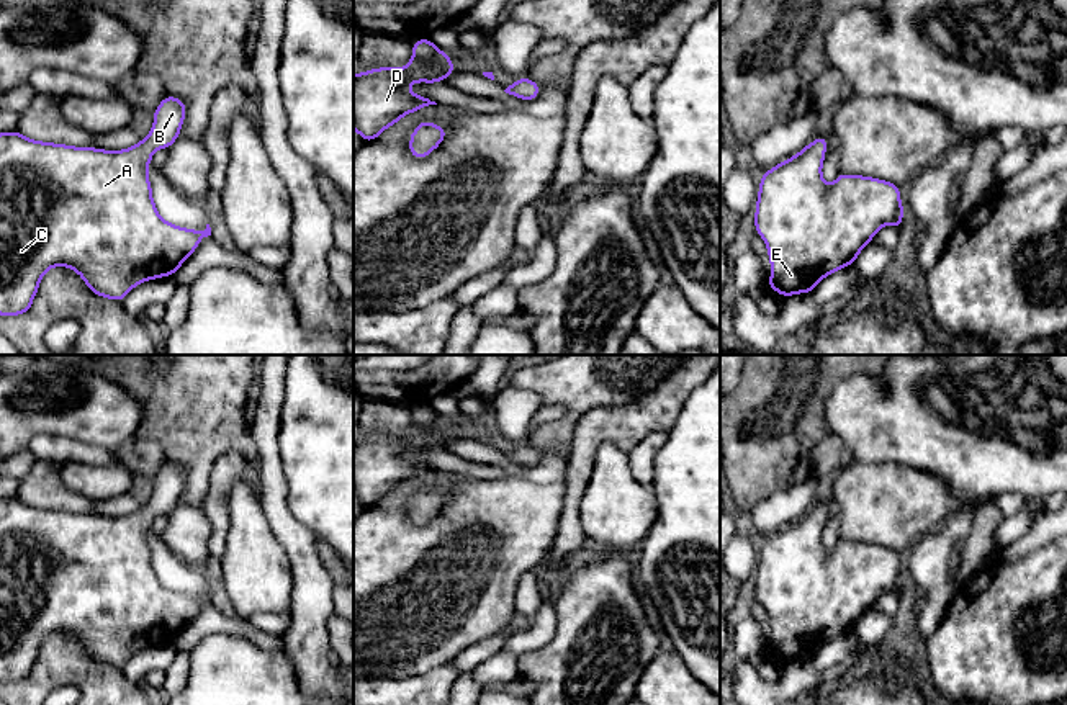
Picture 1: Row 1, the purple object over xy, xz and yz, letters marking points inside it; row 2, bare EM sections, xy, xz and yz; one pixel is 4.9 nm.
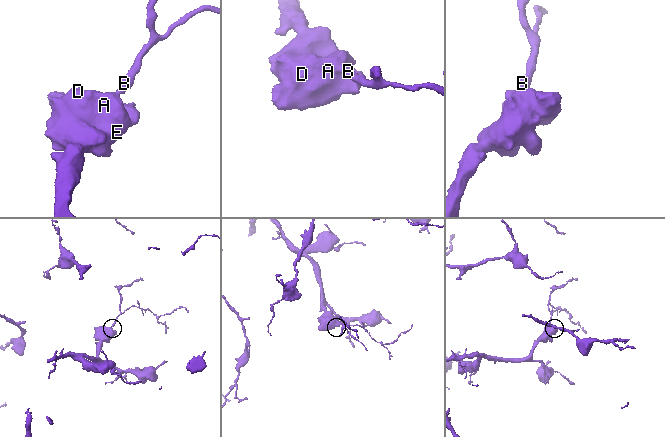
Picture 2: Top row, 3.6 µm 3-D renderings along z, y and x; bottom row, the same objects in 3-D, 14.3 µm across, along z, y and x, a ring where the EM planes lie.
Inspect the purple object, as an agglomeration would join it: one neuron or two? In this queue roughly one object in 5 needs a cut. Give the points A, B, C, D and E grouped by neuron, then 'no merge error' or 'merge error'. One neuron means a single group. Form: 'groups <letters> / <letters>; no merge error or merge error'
groups A B C D E; no merge error

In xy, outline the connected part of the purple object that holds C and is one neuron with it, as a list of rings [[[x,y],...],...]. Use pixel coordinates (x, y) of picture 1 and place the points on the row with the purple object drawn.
[[[165,95],[154,110],[154,124],[144,141],[123,150],[74,147],[28,139],[20,131],[0,132],[0,316],[21,316],[31,309],[43,275],[52,267],[77,272],[97,296],[121,301],[139,283],[175,276],[180,265],[195,254],[211,227],[193,231],[164,221],[152,200],[147,165],[155,149],[170,149],[180,136],[187,105]]]

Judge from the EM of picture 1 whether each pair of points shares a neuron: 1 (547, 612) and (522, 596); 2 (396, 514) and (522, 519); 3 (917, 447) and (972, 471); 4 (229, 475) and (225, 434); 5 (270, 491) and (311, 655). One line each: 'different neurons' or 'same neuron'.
1: different neurons
2: same neuron
3: same neuron
4: different neurons
5: same neuron

